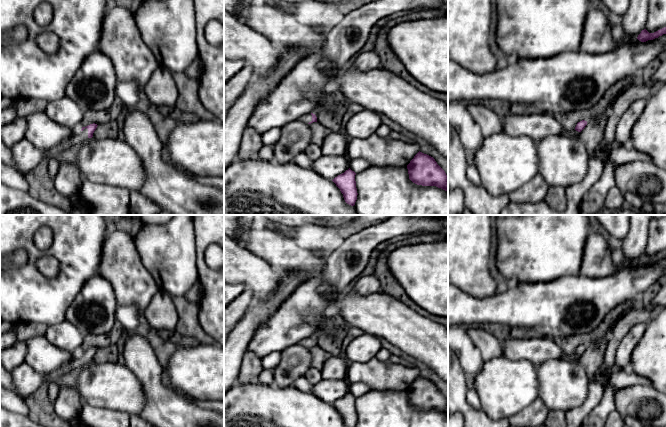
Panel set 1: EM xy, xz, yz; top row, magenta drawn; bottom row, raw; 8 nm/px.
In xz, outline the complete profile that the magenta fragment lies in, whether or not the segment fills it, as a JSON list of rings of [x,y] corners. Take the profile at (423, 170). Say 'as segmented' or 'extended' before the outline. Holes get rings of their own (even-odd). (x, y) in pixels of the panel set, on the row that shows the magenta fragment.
as segmented; [[[419,151],[407,165],[407,169],[413,183],[448,191],[448,176],[433,157]]]

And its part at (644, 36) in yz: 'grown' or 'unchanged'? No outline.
unchanged

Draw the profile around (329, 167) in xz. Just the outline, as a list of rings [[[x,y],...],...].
[[[321,155],[313,161],[310,169],[315,171],[323,178],[333,180],[338,175],[349,169],[350,161],[343,156],[325,156]]]

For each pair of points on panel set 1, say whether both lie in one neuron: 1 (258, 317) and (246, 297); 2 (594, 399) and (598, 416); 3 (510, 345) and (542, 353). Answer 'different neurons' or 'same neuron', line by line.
1: different neurons
2: different neurons
3: same neuron

